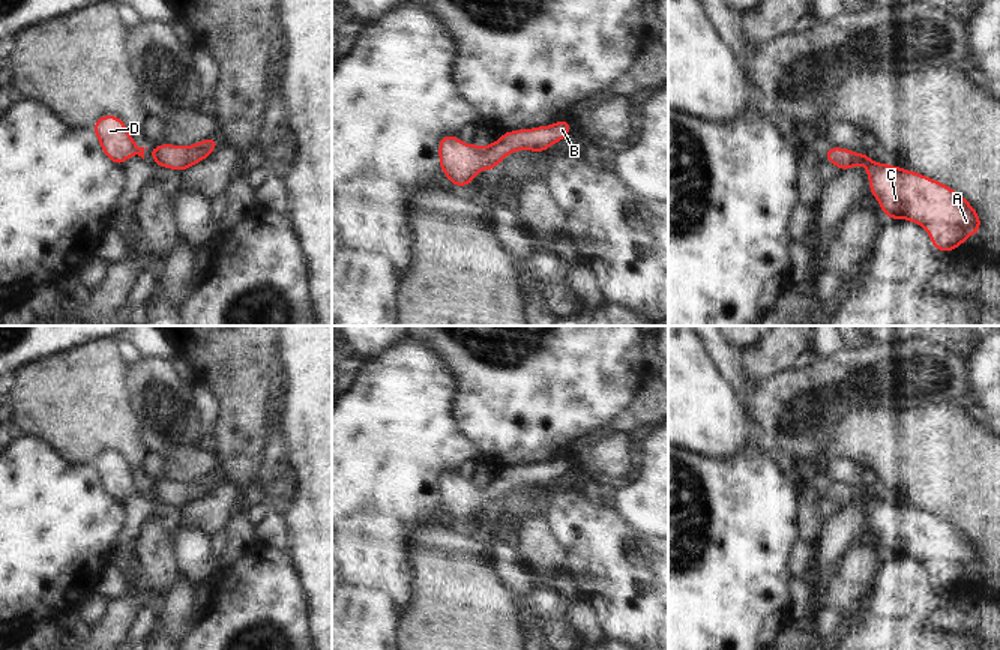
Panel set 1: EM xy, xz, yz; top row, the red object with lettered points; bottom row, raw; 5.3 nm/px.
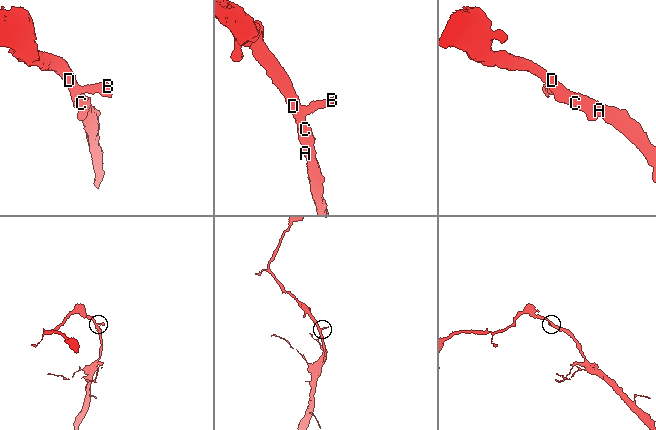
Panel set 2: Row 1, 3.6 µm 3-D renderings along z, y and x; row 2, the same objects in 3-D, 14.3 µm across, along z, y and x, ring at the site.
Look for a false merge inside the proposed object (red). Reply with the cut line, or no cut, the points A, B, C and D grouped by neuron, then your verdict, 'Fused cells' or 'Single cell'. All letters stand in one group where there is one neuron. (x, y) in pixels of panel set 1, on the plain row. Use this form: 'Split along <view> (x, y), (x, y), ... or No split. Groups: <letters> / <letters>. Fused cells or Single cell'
No split. Groups: A B C D. Single cell

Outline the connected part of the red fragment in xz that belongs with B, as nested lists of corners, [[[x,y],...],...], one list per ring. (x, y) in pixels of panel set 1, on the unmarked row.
[[[563,455],[548,462],[505,467],[497,477],[485,483],[465,480],[456,471],[447,470],[438,477],[440,507],[450,515],[450,521],[468,522],[480,506],[497,504],[508,491],[518,486],[542,489],[568,474],[569,467],[571,456]]]

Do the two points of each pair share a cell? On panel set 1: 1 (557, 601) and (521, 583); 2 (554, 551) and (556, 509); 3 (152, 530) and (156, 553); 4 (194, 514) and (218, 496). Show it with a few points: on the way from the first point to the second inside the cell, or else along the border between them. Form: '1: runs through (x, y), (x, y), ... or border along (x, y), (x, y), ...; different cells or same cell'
1: border along (523, 560), (538, 584); different cells
2: border along (541, 512), (551, 535), (563, 550); different cells
3: runs through (153, 536), (153, 547); same cell
4: runs through (200, 514), (212, 502); same cell

